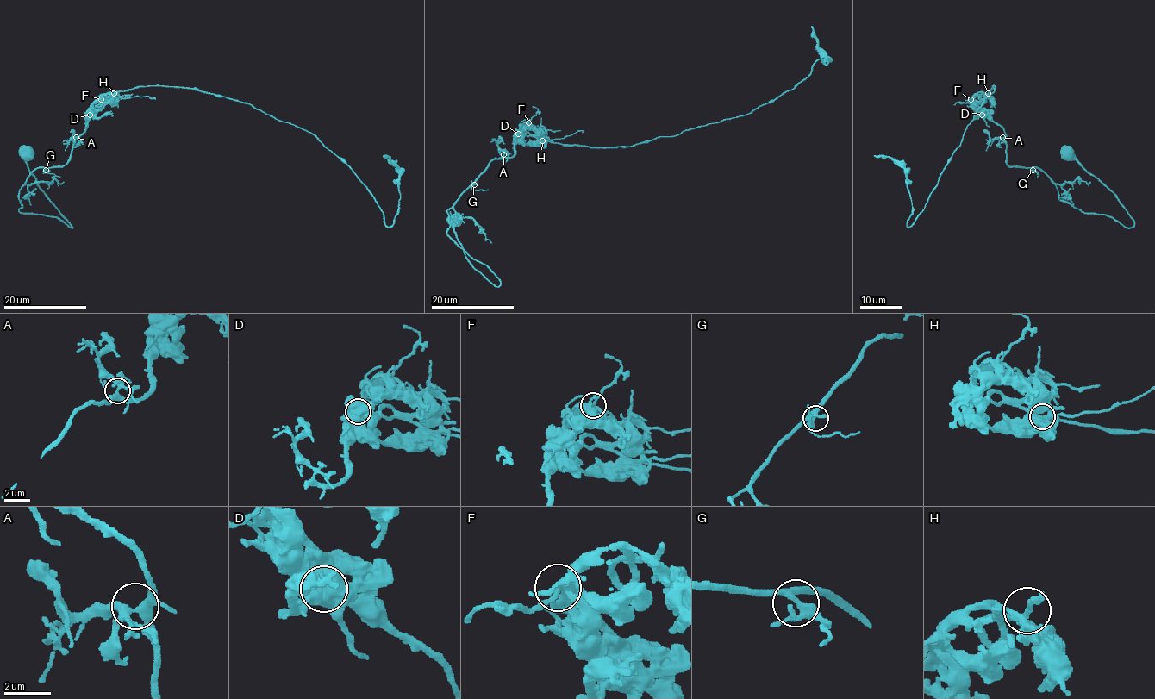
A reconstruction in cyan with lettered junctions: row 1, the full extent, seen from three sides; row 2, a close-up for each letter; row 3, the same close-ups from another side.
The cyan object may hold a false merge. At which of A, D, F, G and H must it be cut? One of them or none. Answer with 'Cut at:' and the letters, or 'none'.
Cut at: none

